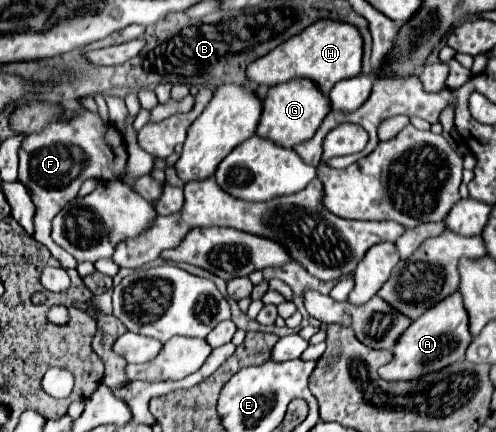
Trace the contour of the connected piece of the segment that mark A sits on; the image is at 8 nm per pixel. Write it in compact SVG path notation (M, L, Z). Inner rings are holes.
M453 292L443 300L443 304L435 304L431 312L425 312L415 324L411 324L395 342L393 348L393 360L385 366L379 368L379 376L389 382L399 382L399 380L415 380L419 376L443 370L445 366L463 360L467 344L471 344L471 334L469 334L469 320L467 312L461 304L459 292Z

